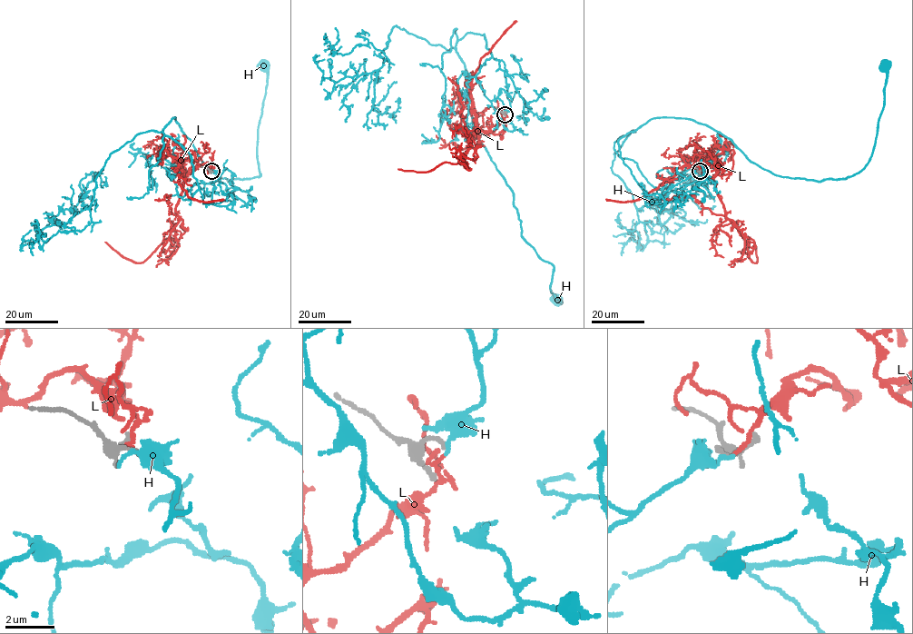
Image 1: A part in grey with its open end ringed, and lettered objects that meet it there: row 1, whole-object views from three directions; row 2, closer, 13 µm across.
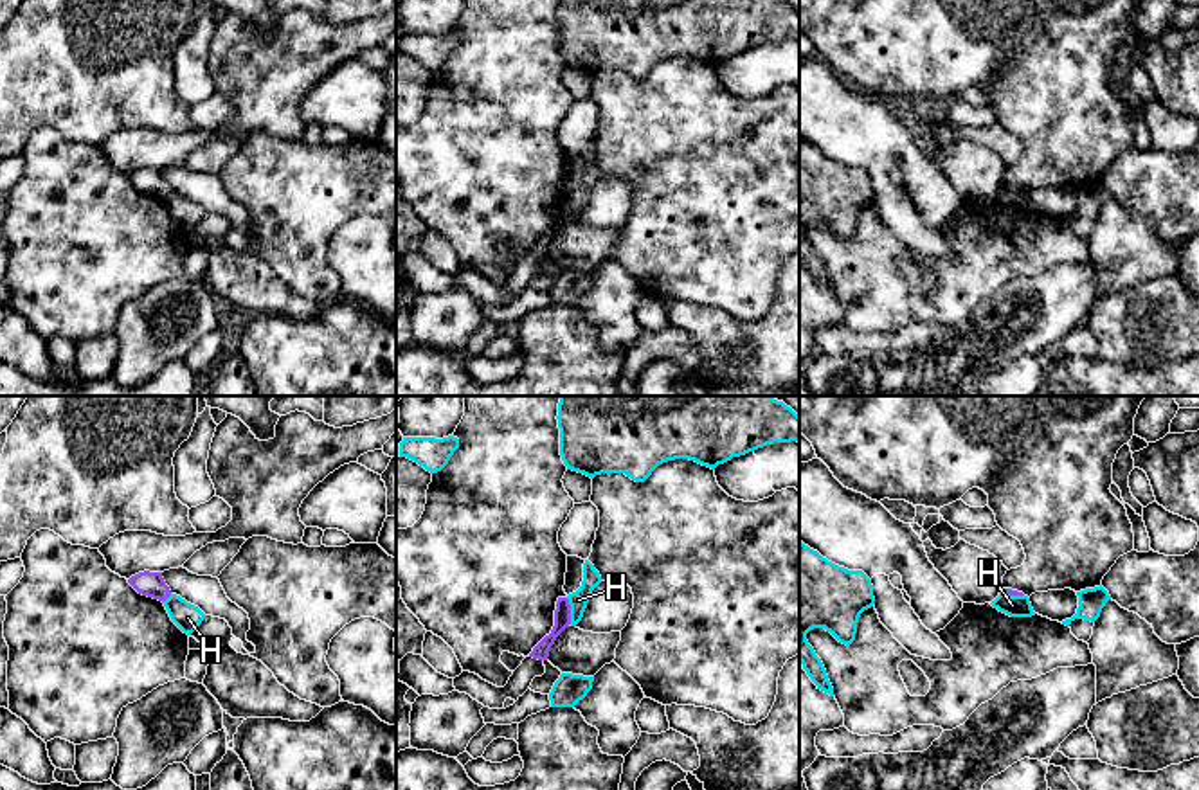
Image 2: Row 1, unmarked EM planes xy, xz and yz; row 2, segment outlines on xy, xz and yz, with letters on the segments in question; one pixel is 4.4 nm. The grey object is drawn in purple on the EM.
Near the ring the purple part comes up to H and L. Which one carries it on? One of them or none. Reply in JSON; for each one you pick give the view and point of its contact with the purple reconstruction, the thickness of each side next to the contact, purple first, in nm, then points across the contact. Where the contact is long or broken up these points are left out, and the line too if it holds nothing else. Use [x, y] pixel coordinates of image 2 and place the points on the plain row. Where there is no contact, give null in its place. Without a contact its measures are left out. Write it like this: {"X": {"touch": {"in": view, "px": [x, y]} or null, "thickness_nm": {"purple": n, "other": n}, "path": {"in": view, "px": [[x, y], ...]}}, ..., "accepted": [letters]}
{"accepted": []}

